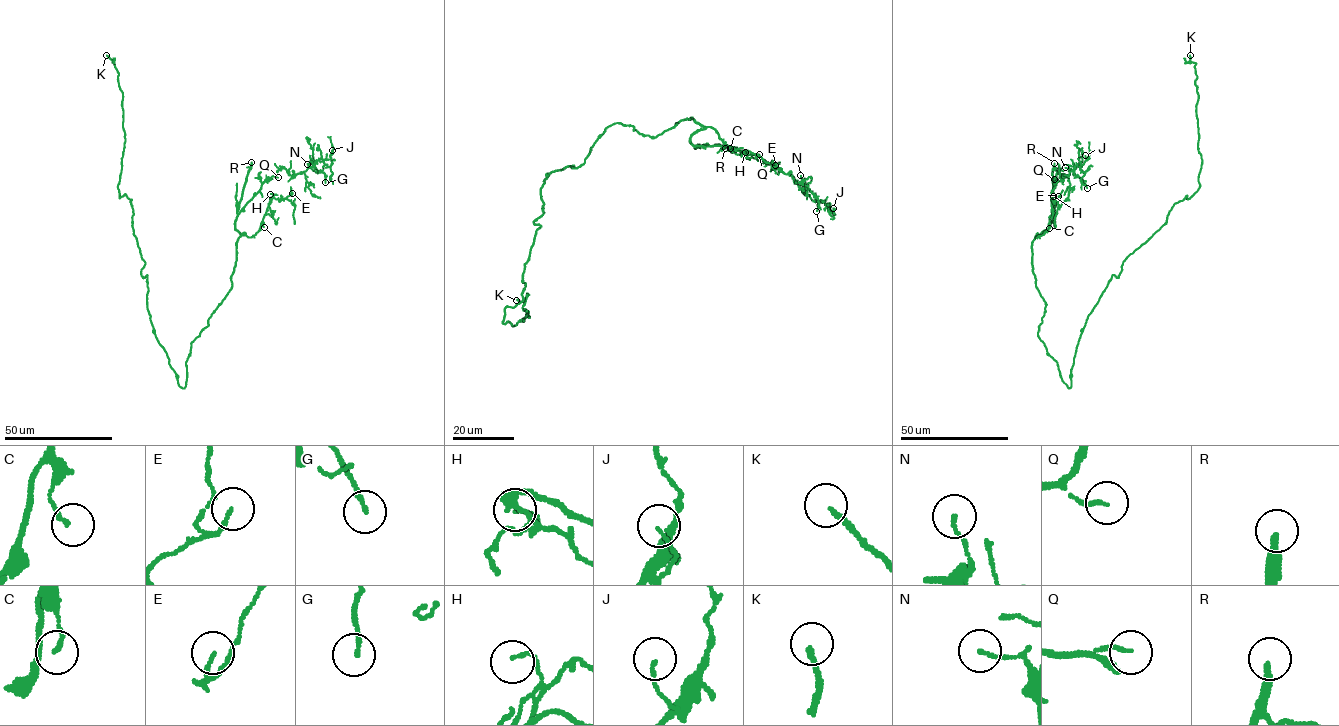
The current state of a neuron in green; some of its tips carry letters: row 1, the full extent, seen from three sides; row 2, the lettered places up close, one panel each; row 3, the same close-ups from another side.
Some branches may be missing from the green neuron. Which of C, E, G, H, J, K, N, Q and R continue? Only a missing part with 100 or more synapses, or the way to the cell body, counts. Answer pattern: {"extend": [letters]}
{"extend": ["R"]}

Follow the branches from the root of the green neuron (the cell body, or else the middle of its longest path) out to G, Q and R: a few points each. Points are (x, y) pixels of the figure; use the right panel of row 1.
G: (1071, 370), (1069, 388), (1038, 336), (1046, 305), (1032, 242), (1049, 226), (1059, 170), (1087, 188)
Q: (1071, 370), (1069, 388), (1037, 334), (1046, 305), (1036, 286), (1032, 242), (1049, 226), (1054, 179)
R: (1071, 370), (1069, 388), (1037, 334), (1046, 305), (1036, 286), (1032, 242), (1049, 227), (1052, 217), (1054, 163)

